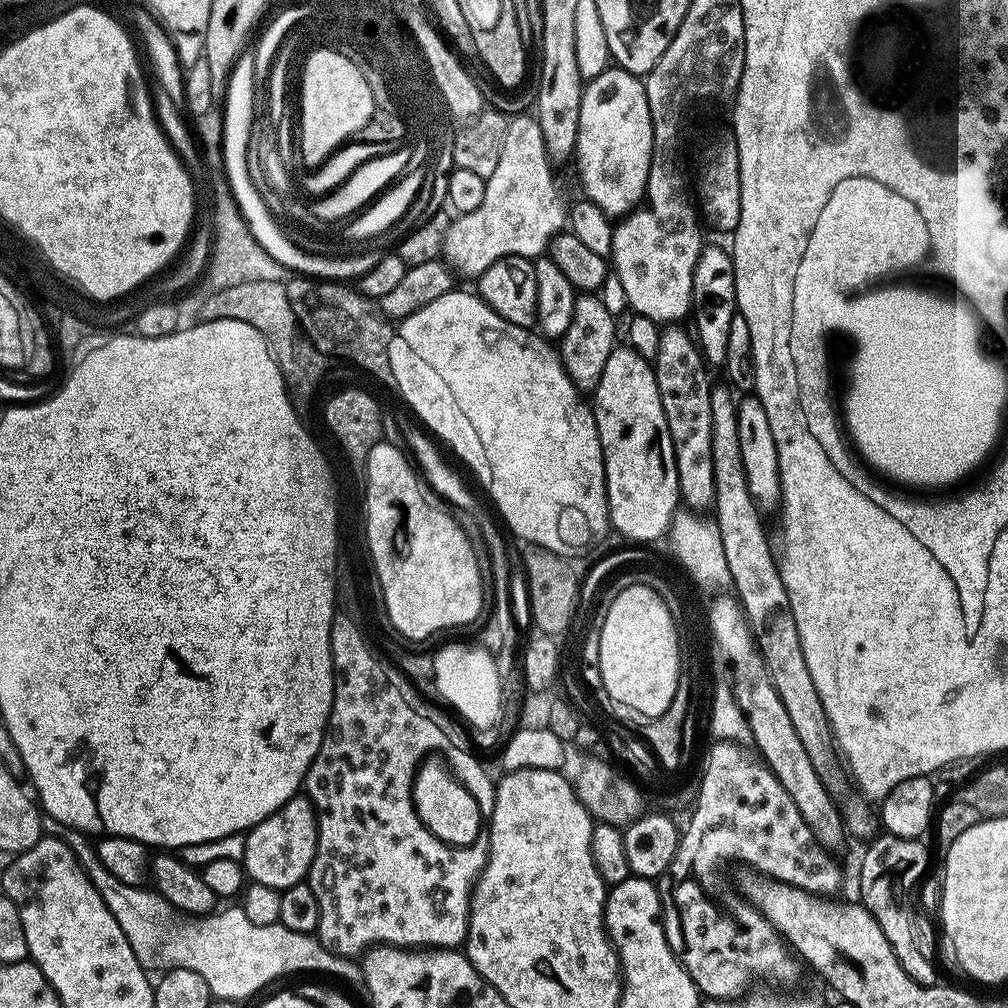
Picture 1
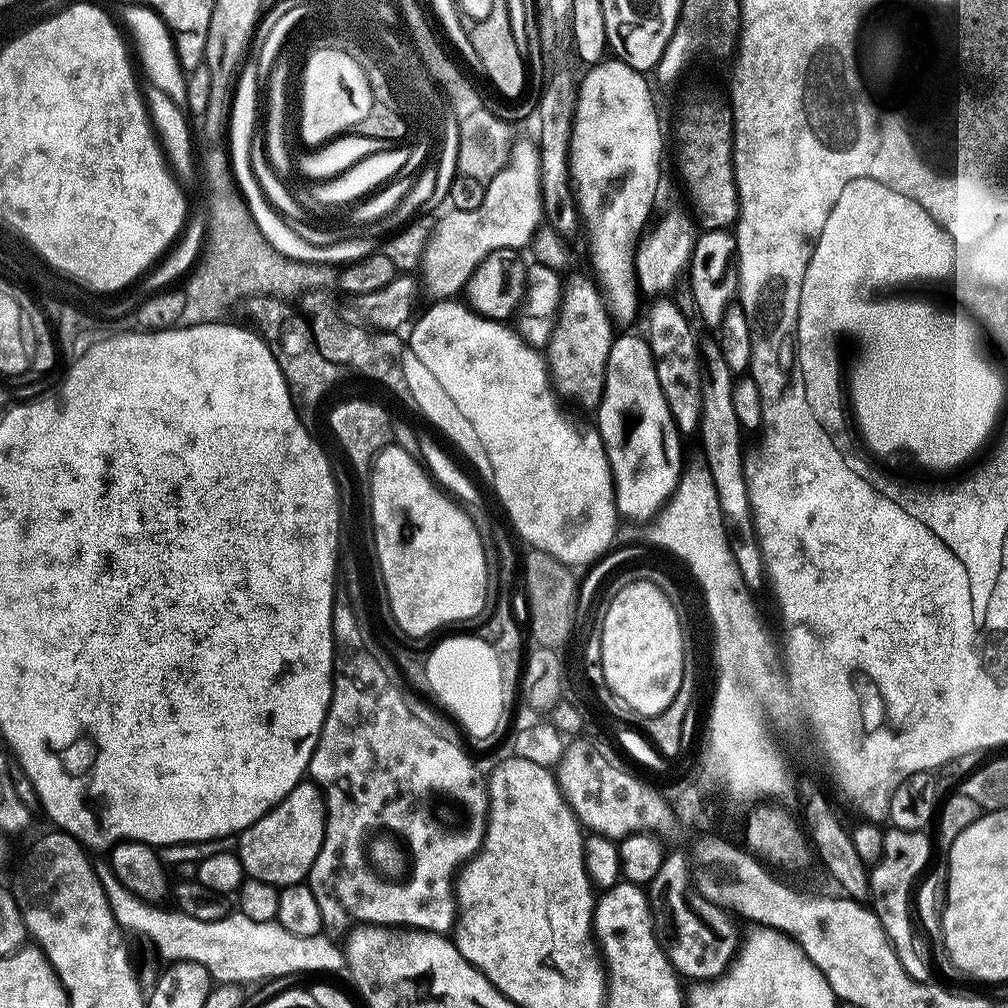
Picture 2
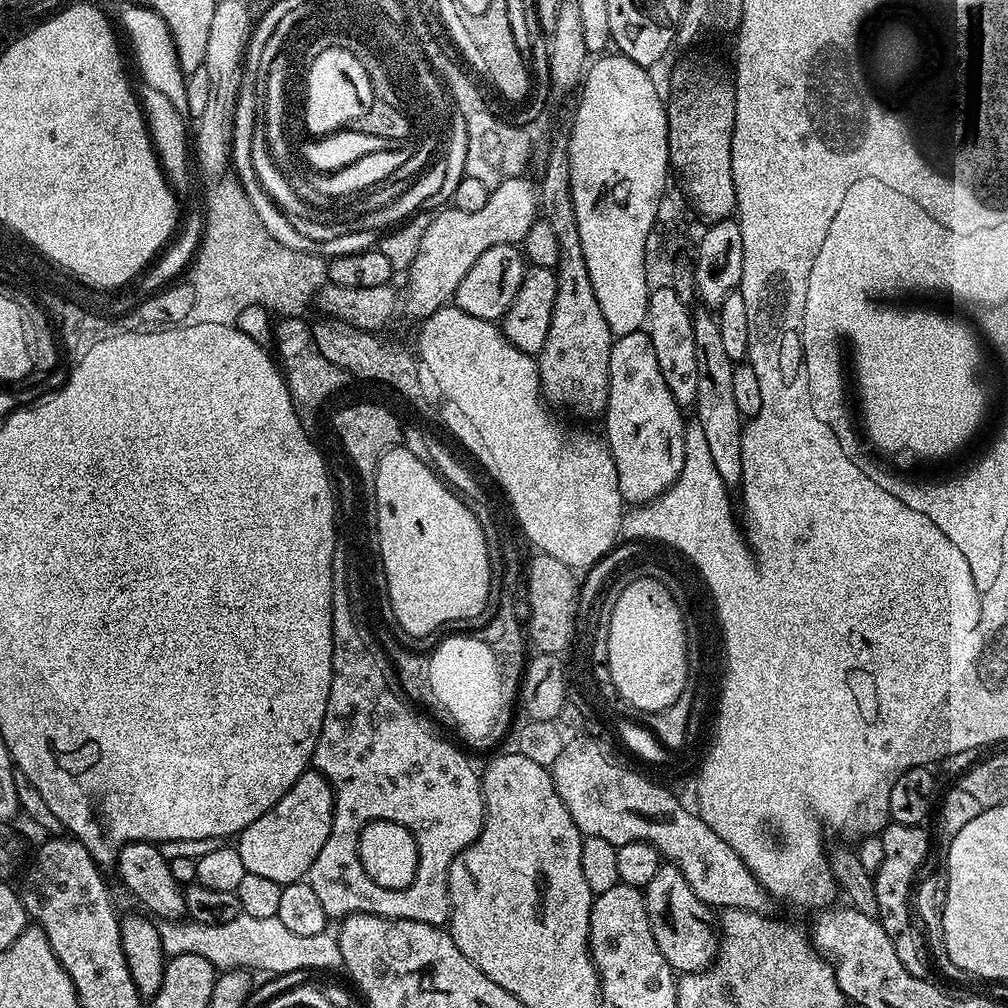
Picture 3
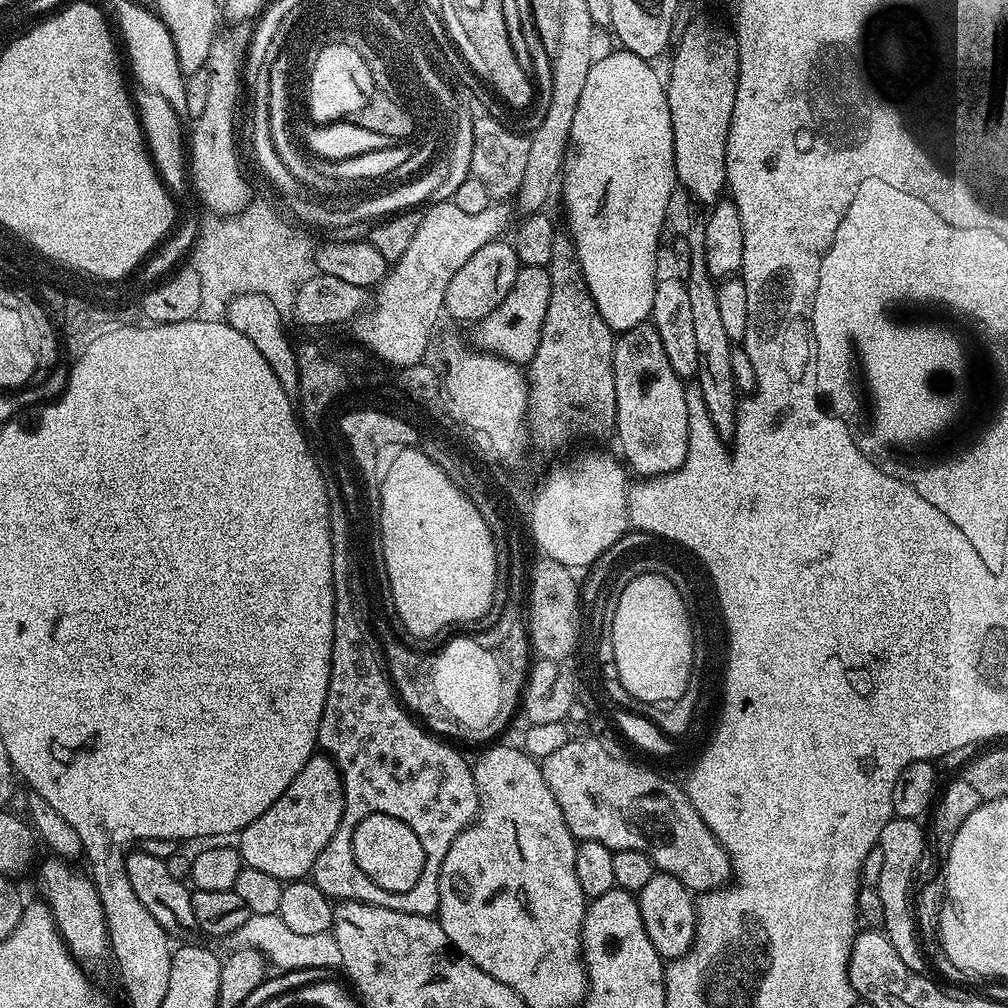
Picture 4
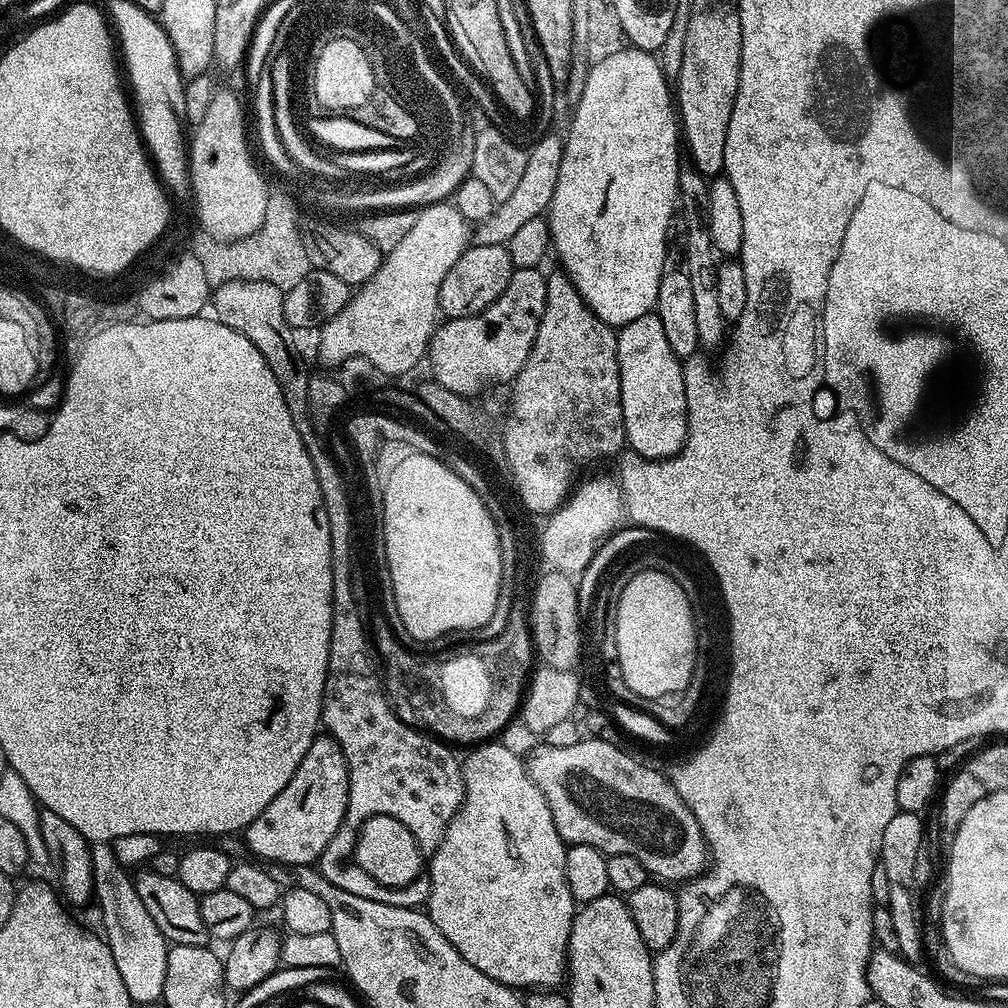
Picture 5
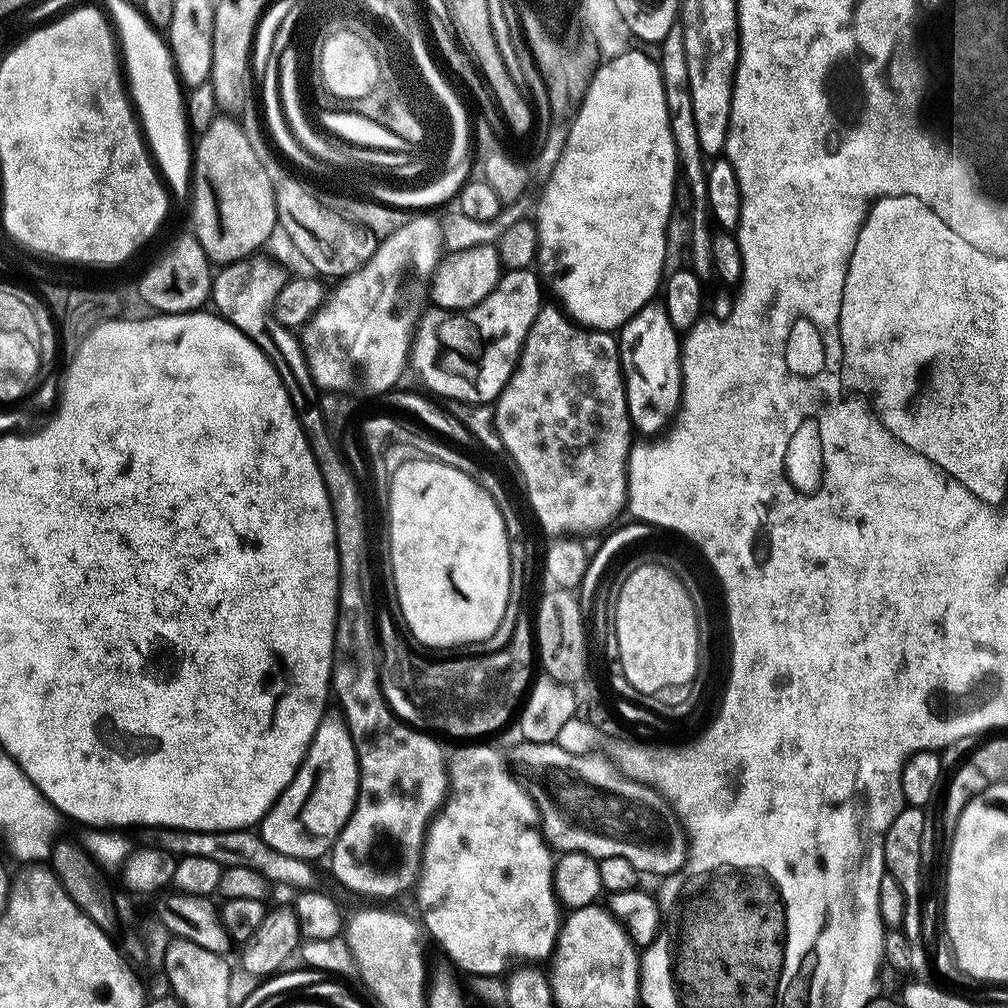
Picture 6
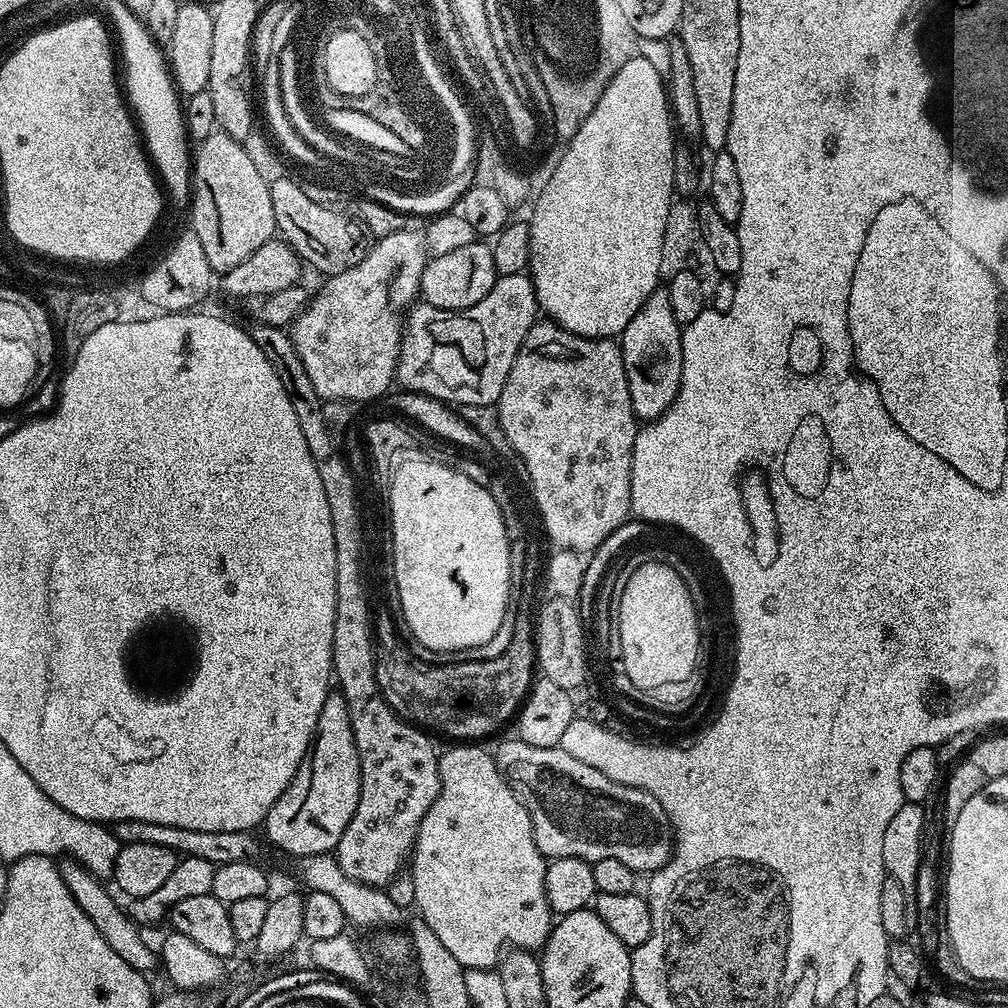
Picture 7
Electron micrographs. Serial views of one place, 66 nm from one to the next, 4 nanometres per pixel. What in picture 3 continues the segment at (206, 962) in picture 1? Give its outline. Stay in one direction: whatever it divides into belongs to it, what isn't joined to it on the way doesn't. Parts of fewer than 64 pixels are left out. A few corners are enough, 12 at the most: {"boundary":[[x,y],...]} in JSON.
{"boundary":[[276,918],[160,920],[165,957],[217,970],[341,967],[327,931],[302,938]]}

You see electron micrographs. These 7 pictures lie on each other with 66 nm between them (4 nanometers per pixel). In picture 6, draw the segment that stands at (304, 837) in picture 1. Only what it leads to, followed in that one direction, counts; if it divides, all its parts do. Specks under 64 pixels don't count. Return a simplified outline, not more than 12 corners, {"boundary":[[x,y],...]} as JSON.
{"boundary":[[325,715],[262,842],[316,862],[354,810],[360,767]]}

